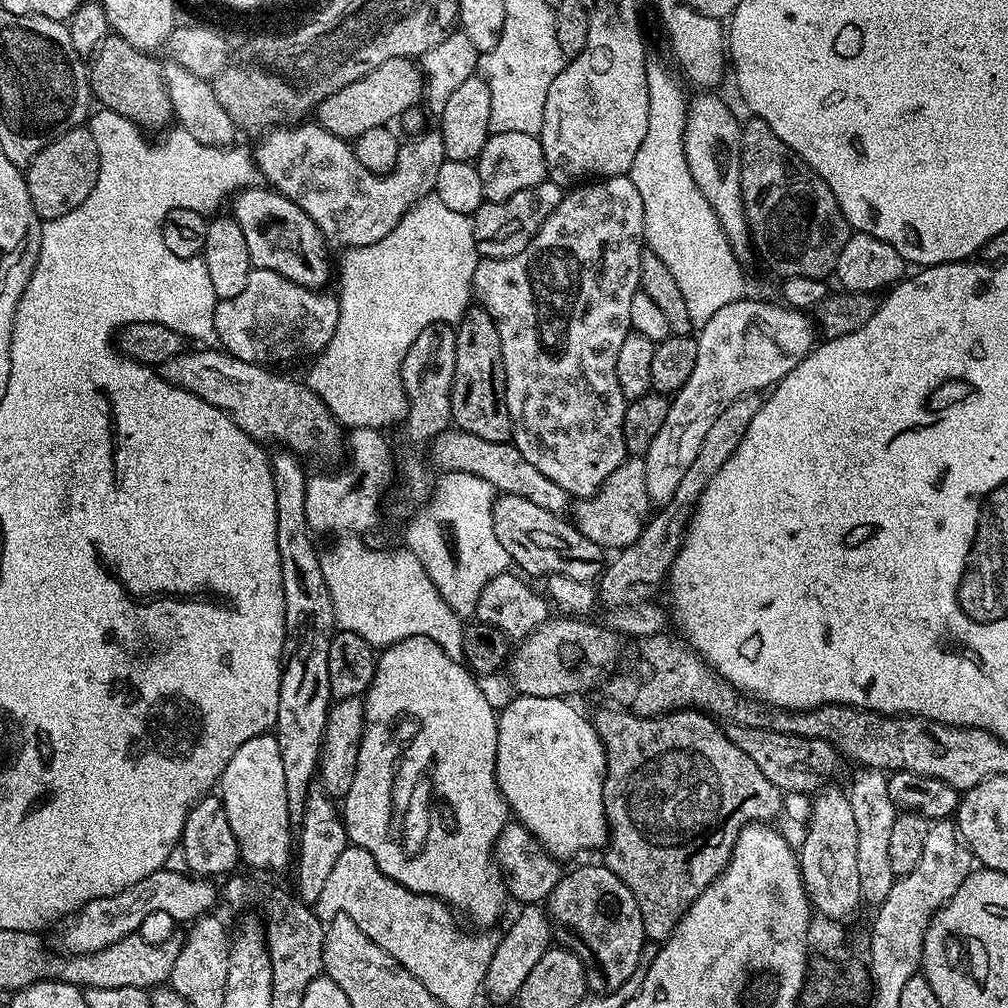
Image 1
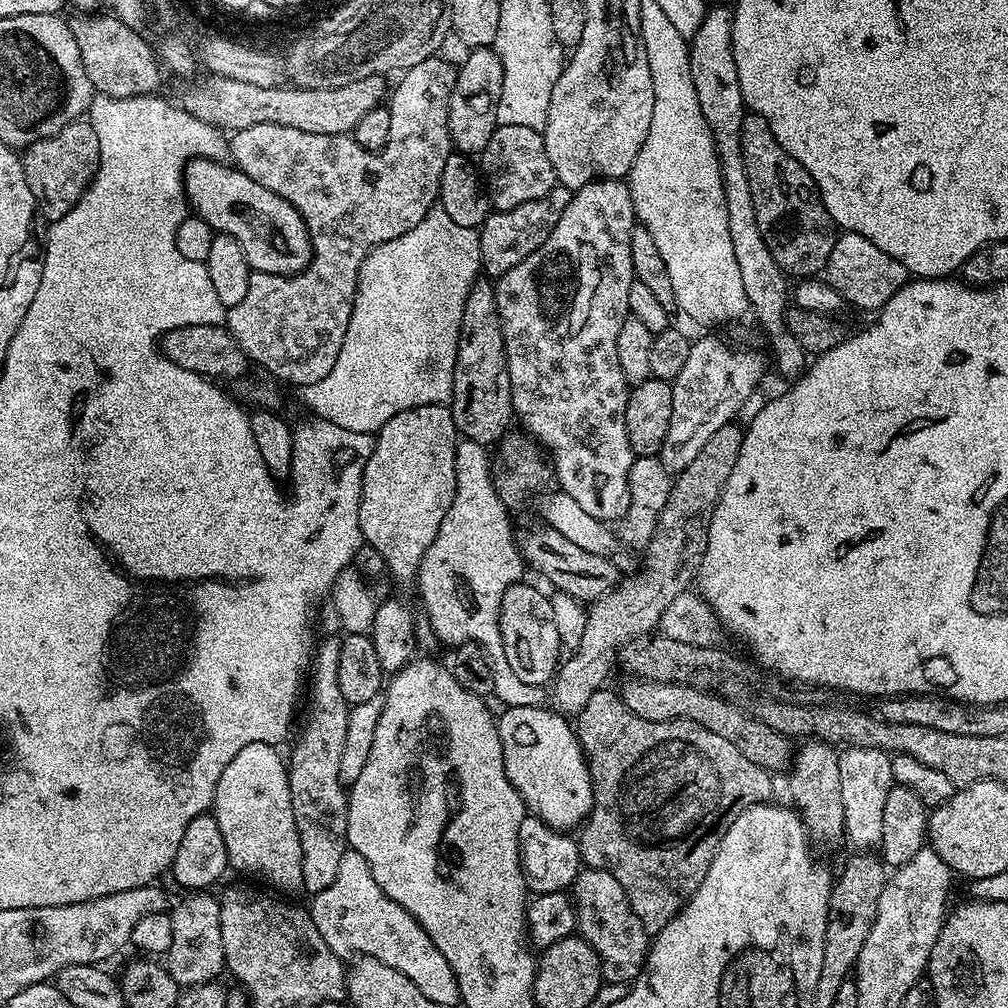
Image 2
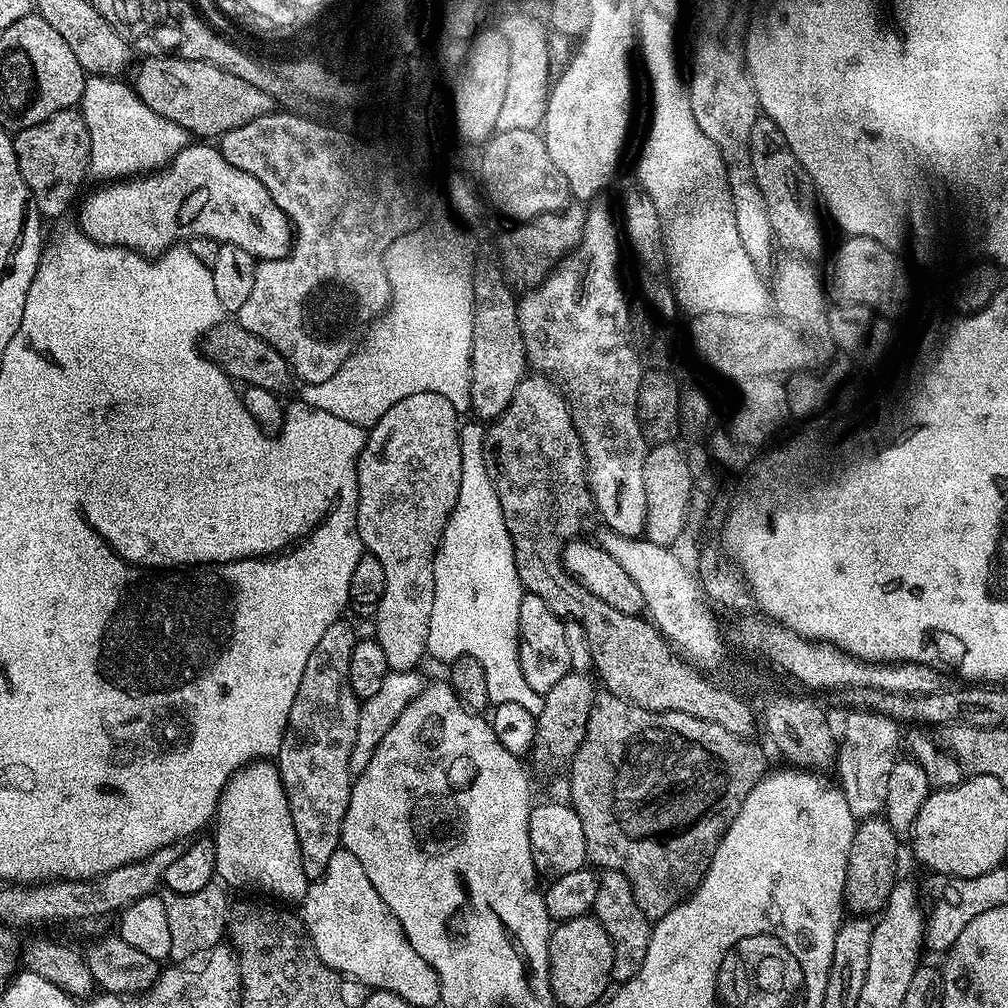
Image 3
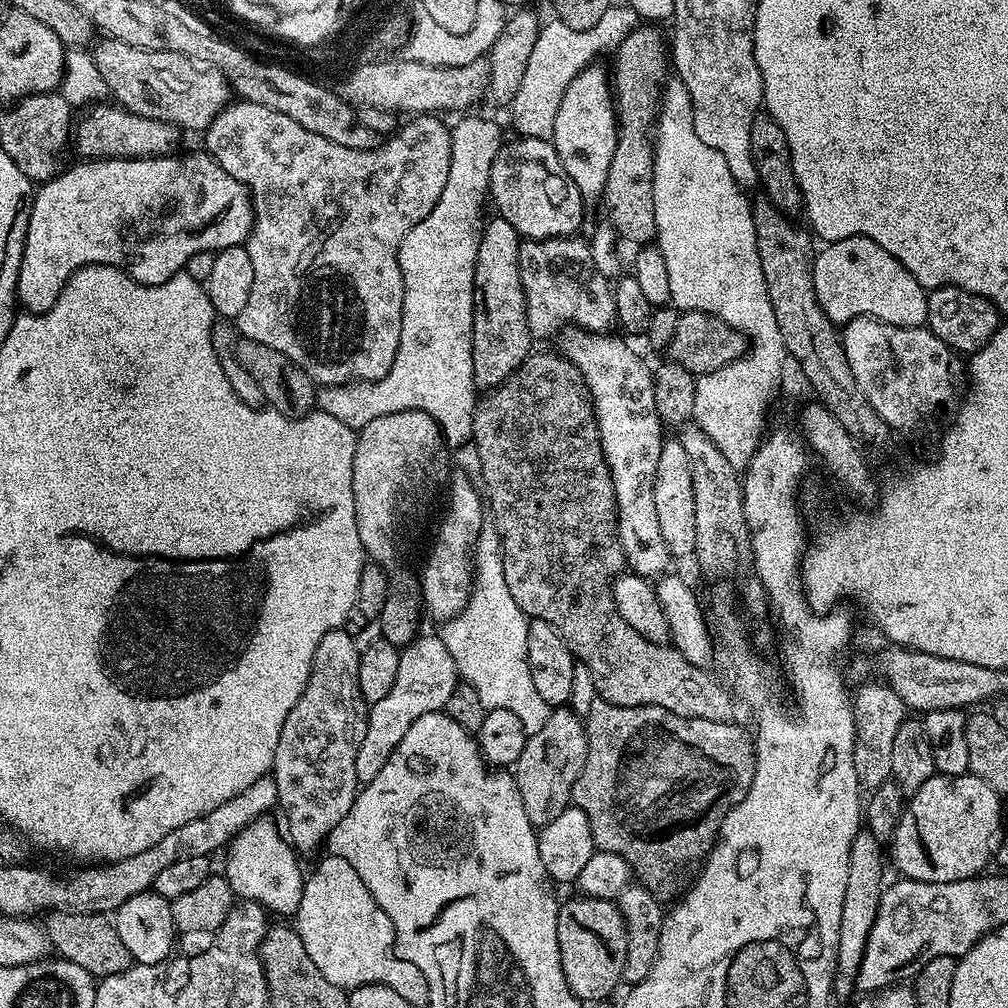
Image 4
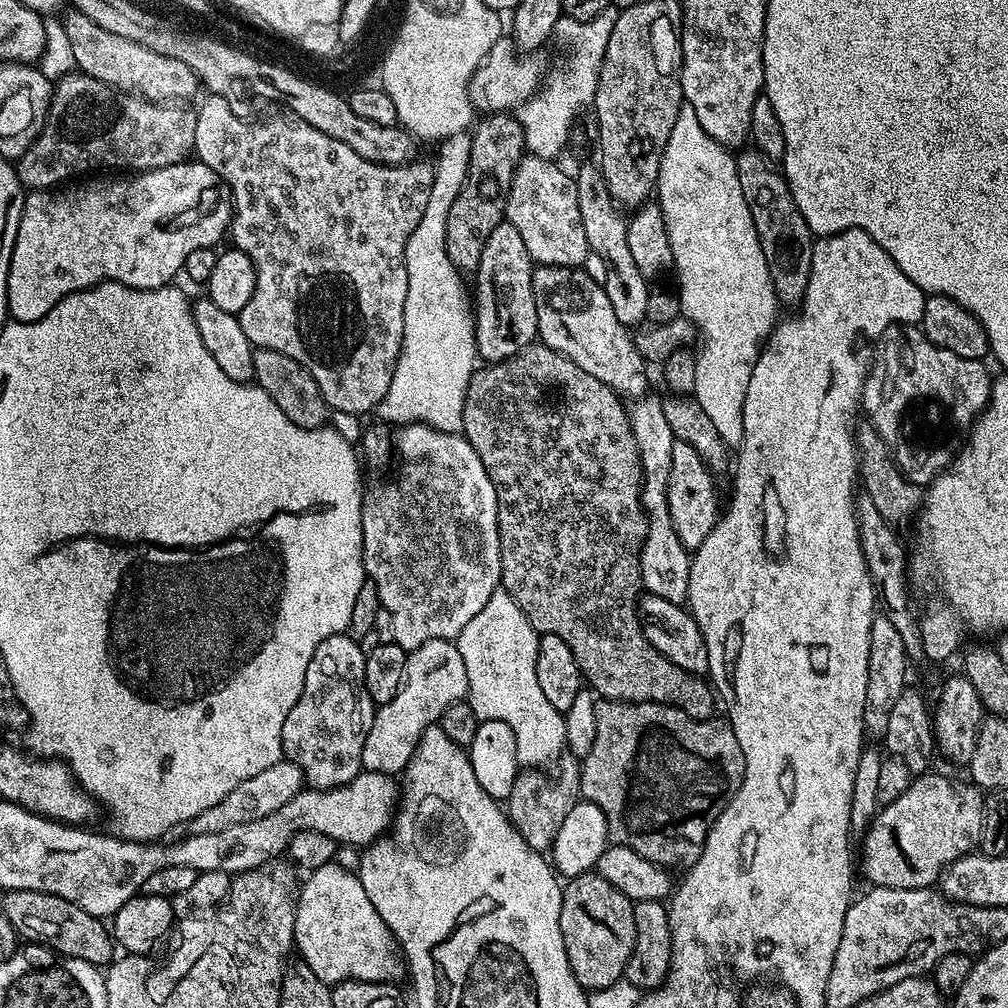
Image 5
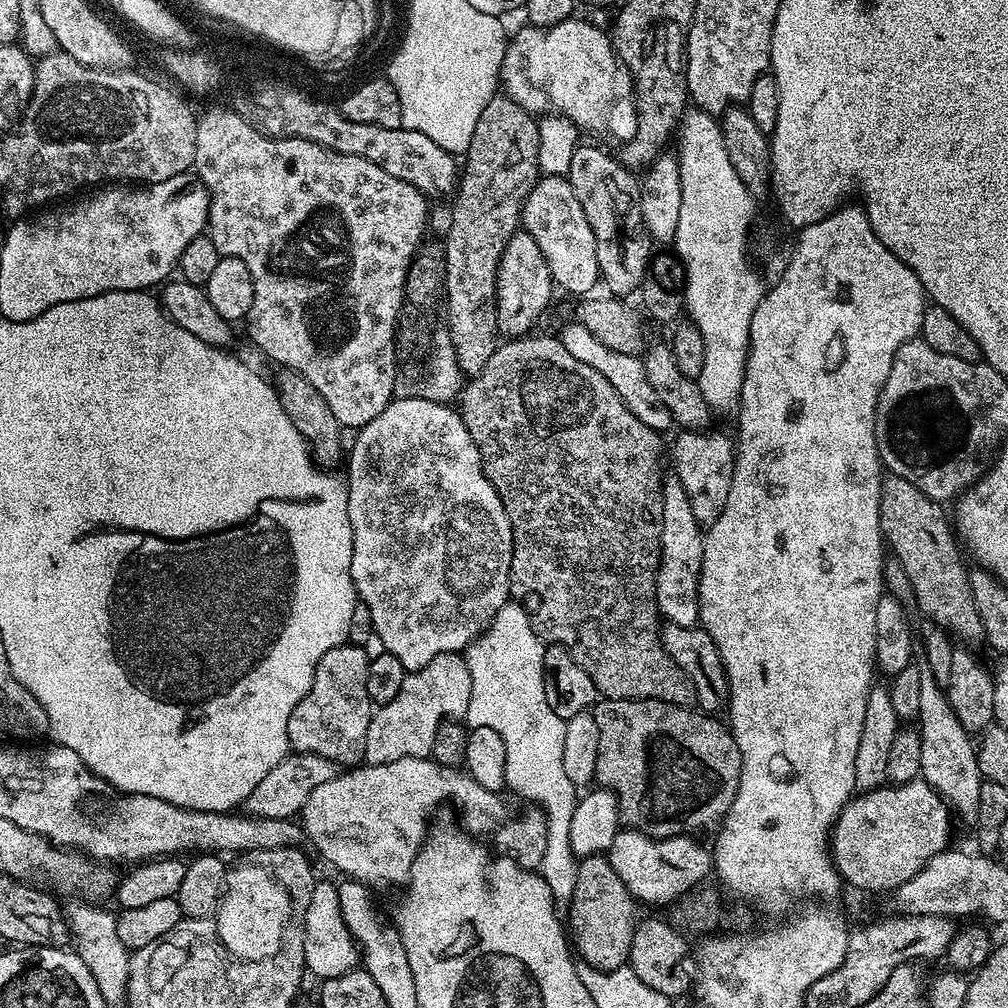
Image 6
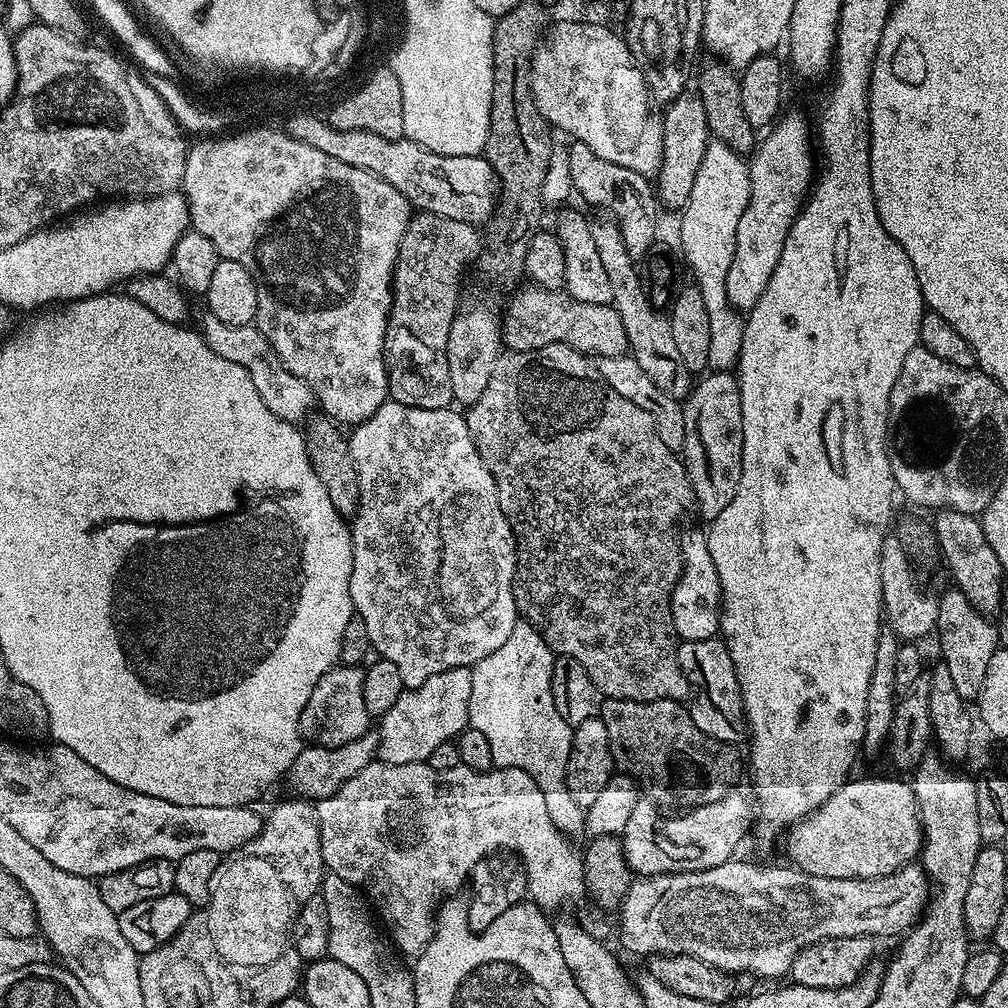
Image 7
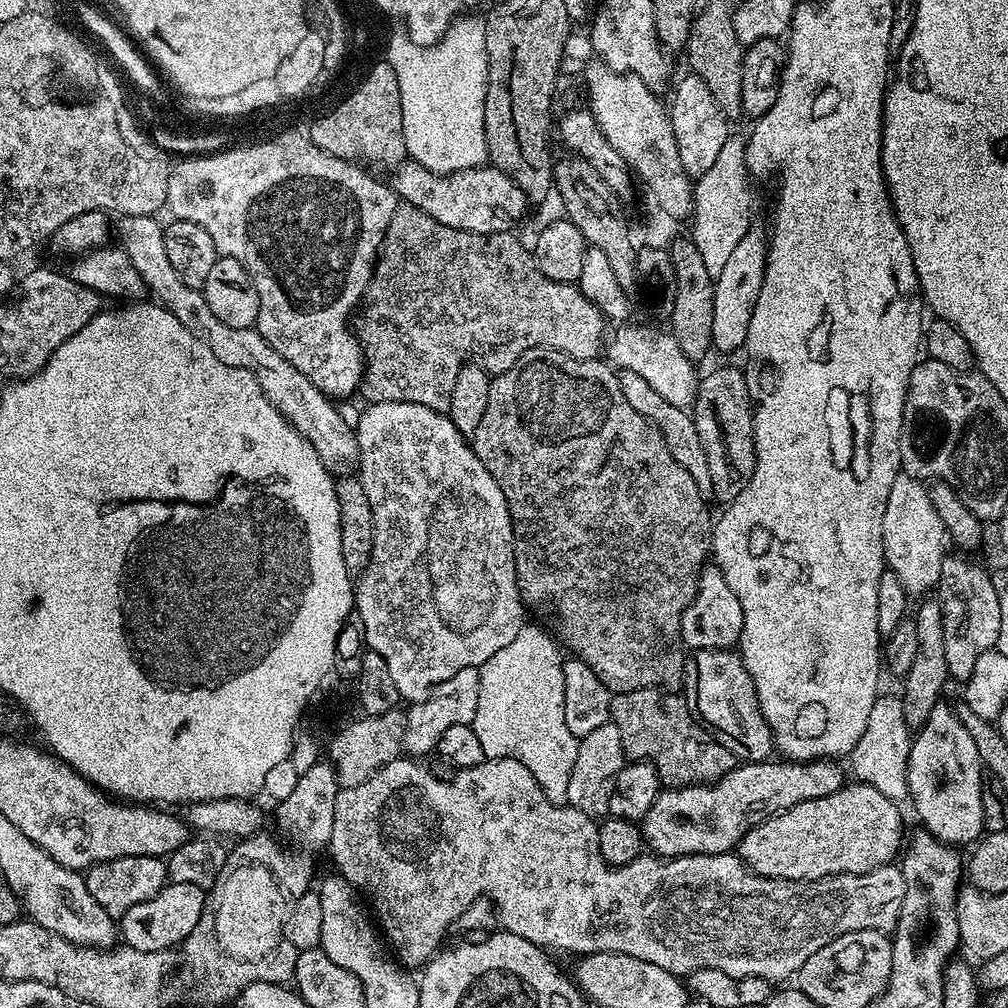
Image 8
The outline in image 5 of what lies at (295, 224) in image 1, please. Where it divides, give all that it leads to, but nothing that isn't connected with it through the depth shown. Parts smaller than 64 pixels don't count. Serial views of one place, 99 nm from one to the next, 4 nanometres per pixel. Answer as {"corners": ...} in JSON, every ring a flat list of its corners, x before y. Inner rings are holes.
{"corners":[[185,162,159,168,153,172,137,172,124,179,128,180,96,180,93,184,80,184,77,188,64,186,59,190,32,190,25,195,24,213,18,222,18,238,14,238,14,250,8,271,8,315,15,323,38,322,46,314,50,314,50,310,54,310,54,306,58,306,62,298,87,288,93,288,95,284,102,284,105,280,113,280,131,288,163,288,171,285,175,281,172,279,176,275,178,277,181,275,186,262,186,254,192,253,193,250,219,245,218,242,223,236,225,239,232,222,232,191,226,186,221,186,221,177,217,176,214,170,210,170,210,166,199,162]]}

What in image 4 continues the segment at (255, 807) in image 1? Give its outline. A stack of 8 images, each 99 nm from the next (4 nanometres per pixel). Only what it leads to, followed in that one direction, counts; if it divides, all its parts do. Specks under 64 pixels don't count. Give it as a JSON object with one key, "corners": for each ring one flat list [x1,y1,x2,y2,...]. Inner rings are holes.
{"corners":[[267,815,250,822,226,849,228,861,222,868,223,875,228,877,233,897,247,898,255,904,261,904,269,912,277,912,277,917,295,917,298,906,302,906,302,890,306,879,305,869,300,869,298,853,286,839,285,833,268,820]]}

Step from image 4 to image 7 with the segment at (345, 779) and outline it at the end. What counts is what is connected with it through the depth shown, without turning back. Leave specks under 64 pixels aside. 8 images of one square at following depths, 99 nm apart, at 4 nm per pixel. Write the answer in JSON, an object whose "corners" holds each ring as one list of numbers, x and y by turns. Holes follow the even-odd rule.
{"corners":[[337,665,318,680,310,699,299,716,301,737,317,747,336,748,356,741,370,730,372,717,363,701,364,671,357,665]]}

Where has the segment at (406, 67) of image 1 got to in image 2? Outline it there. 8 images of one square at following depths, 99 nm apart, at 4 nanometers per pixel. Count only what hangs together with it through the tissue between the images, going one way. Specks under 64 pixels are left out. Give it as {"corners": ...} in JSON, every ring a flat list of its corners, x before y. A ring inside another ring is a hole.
{"corners":[[213,75,207,79,198,81,196,88,186,89,178,99,179,107,194,118,226,132,256,125,280,125,310,134,349,135,370,110,385,101,388,94,387,79,378,75,330,88,257,86]]}

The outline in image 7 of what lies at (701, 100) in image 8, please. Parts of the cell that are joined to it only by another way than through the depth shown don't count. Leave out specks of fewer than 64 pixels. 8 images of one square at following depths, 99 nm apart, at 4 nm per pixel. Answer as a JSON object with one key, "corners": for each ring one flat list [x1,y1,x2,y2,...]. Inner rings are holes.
{"corners":[[685,94,671,101,663,109,664,117,664,161,660,175,655,177,654,191,659,203,676,210,682,210,689,201,690,190,694,190,694,178,698,178,698,166,702,166,702,154,710,139,706,120,706,106,699,95]]}

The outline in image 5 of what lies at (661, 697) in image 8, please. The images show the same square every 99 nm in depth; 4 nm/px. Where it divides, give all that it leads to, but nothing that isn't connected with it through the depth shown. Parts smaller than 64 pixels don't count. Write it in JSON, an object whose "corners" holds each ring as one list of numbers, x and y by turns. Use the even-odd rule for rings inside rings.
{"corners":[[603,698,597,699,596,702,596,721,598,722,598,734,594,734,594,746,590,754,583,757,580,764,580,795,587,803,598,806,602,814,606,814,609,841,612,844,621,844,634,850,634,854,642,854,642,858,660,865,661,868,669,870,691,868,704,849,704,843,713,822,718,818,718,814,722,814,722,810,726,810,726,806,738,794,744,781,746,758,742,754,742,746,738,746,738,738,734,734,732,725,720,718,695,720,682,709,669,704,635,704,629,700,605,700]]}

